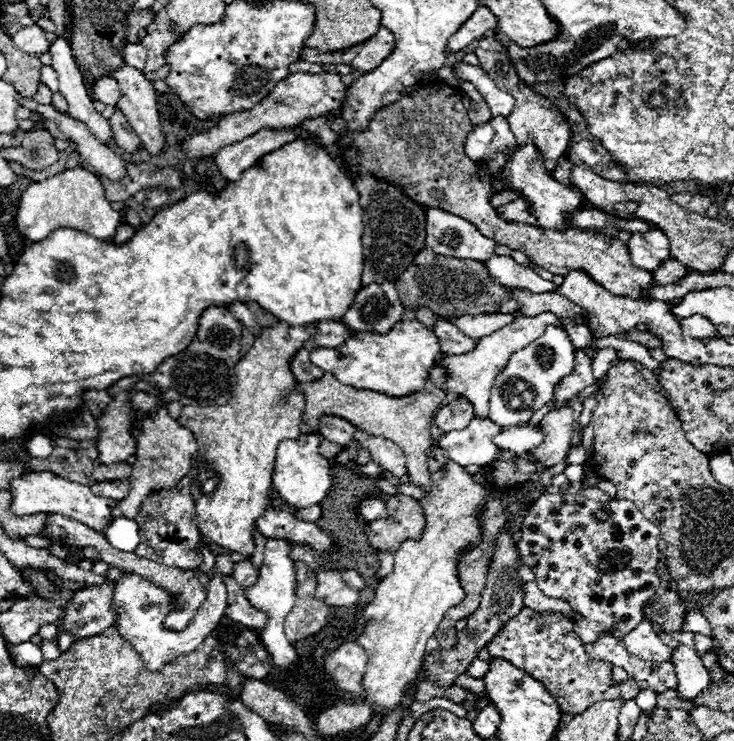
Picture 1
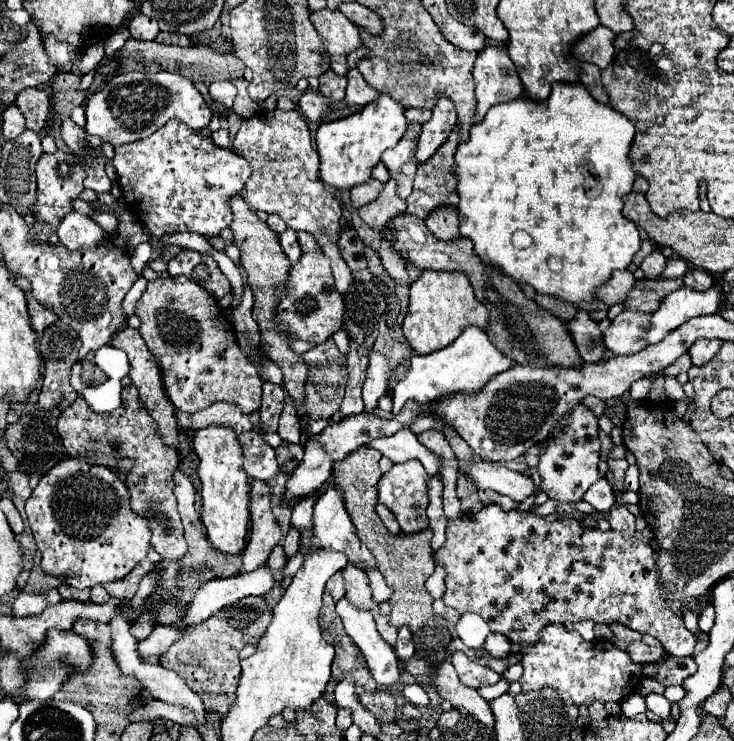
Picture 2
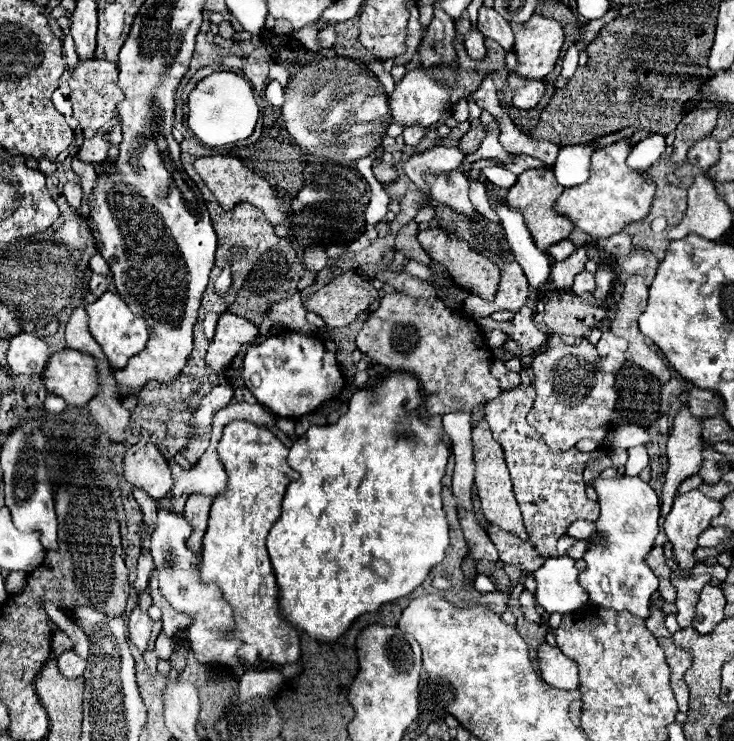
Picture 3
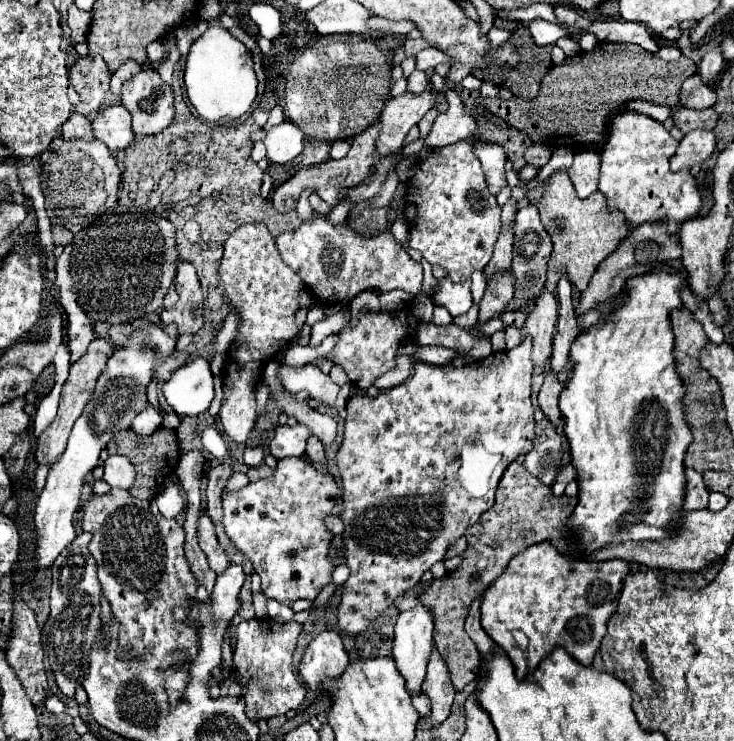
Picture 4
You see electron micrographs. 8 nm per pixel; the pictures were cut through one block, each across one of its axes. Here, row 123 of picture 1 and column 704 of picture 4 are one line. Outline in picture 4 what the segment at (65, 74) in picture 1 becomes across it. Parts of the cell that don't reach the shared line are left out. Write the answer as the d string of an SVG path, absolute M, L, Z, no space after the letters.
M694 74L690 78L684 80L682 88L680 88L680 102L686 108L694 108L694 110L704 110L714 106L716 102L716 92L712 86L704 84L700 80L700 74Z

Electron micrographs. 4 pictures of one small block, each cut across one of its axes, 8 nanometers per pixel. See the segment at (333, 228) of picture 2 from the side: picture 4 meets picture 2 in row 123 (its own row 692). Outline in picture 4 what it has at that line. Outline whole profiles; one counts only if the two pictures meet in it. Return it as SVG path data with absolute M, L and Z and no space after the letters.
M246 620L234 630L234 670L240 672L242 698L246 700L246 712L252 720L286 714L302 704L306 688L292 672L292 654L302 624L288 622L278 624L272 620Z

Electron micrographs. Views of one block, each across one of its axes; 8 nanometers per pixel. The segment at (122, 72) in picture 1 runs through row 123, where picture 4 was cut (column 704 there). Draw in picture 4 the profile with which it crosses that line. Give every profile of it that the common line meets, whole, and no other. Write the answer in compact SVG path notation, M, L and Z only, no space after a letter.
M692 130L688 132L676 150L676 154L670 158L672 170L690 168L696 162L704 162L716 148L716 136L712 130Z

